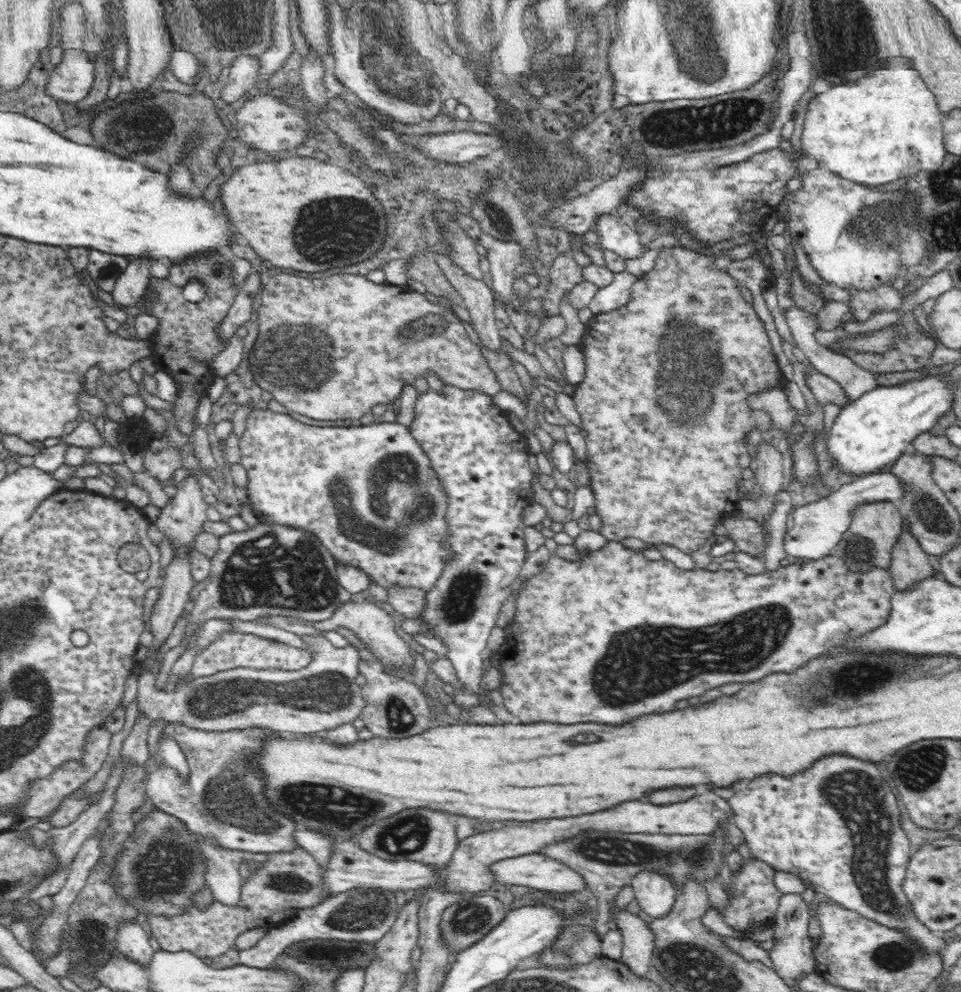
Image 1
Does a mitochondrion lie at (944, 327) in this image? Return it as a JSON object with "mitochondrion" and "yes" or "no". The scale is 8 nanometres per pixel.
{"mitochondrion":"no"}

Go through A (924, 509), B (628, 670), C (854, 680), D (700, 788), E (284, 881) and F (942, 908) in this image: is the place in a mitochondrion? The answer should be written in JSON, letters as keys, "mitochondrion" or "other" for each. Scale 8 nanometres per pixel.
{"A":"mitochondrion","B":"mitochondrion","C":"mitochondrion","D":"other","E":"mitochondrion","F":"other"}

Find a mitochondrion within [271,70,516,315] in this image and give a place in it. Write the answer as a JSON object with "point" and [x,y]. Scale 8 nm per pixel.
{"point":[339,221]}

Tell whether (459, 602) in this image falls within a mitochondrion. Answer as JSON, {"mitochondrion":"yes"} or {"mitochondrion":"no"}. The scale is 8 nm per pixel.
{"mitochondrion":"yes"}

